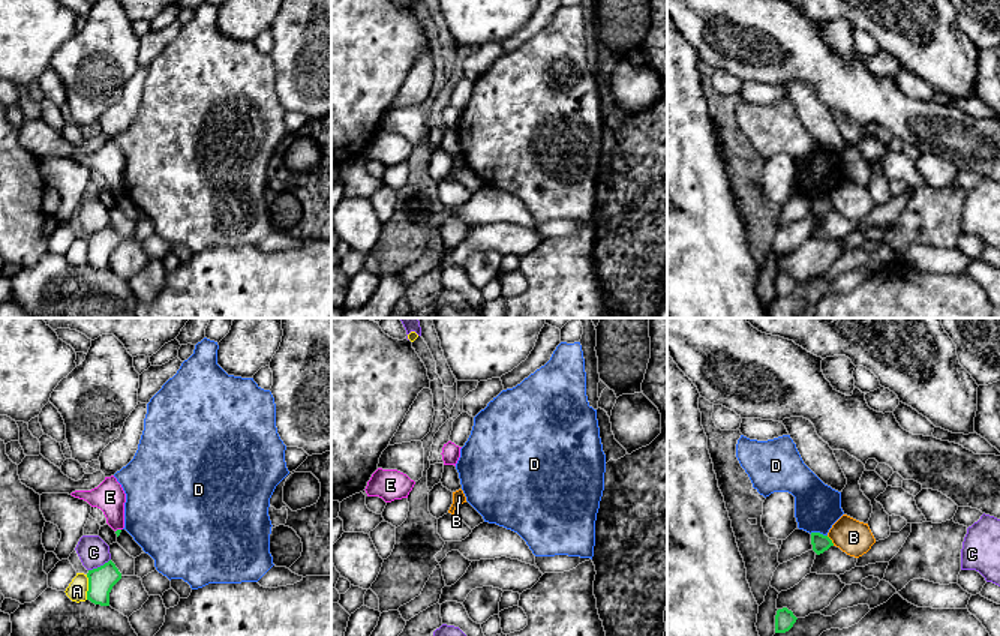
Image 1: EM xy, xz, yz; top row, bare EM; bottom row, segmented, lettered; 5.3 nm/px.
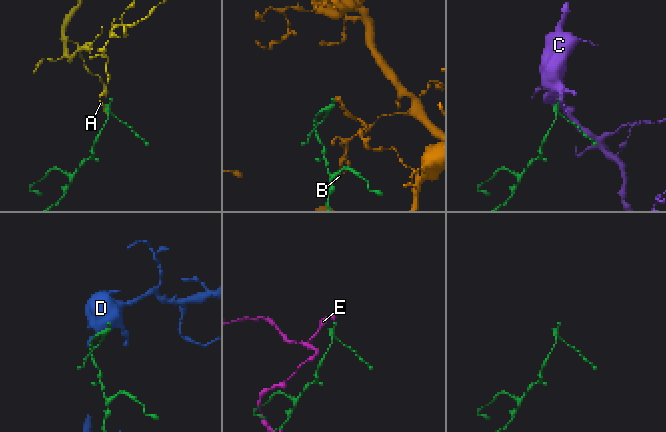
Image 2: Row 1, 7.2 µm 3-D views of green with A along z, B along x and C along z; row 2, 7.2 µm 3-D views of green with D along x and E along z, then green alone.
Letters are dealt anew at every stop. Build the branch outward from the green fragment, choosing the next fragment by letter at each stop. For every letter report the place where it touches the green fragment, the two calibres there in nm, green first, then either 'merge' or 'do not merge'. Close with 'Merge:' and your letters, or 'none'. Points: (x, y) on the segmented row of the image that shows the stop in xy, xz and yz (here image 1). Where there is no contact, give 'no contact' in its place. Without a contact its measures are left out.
A: meets green in xy at (89, 587); 140 nm thick on the green side, 110 nm on the other; do not merge
B: meets green in yz at (831, 540); 90 nm thick on the green side, 190 nm on the other; do not merge
C: meets green in xy at (101, 566); 140 nm thick on the green side, 160 nm on the other; do not merge
D: meets green in yz at (819, 533); 90 nm thick on the green side, 240 nm on the other; do not merge
E: meets green in xy at (117, 530); 20 nm thick on the green side, 160 nm on the other; do not merge
Merge: none

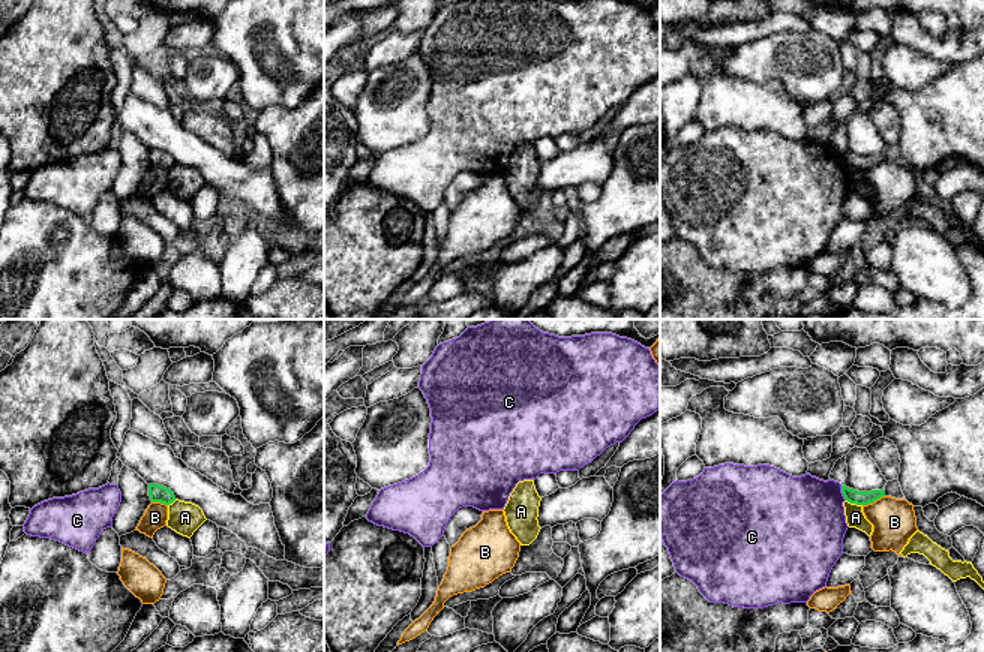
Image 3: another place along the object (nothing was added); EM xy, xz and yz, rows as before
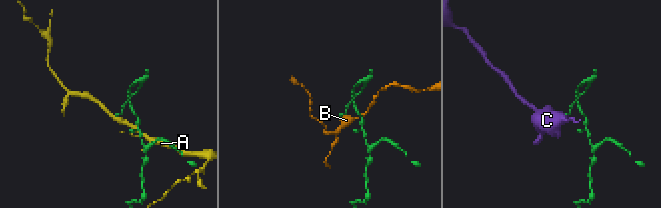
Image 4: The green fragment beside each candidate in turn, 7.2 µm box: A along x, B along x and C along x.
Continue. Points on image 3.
A: meets green in yz at (854, 502); 80 nm thick on the green side, 100 nm on the other; do not merge
B: meets green in yz at (873, 501); 80 nm thick on the green side, 240 nm on the other; do not merge
C: meets green in yz at (842, 492); 80 nm thick on the green side, 440 nm on the other; do not merge
Merge: none

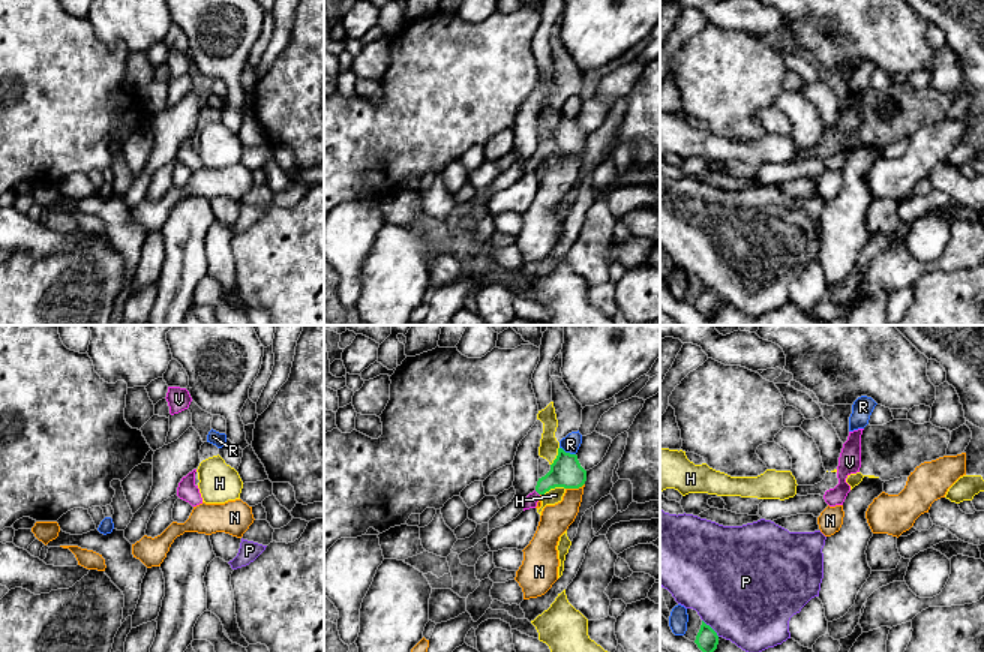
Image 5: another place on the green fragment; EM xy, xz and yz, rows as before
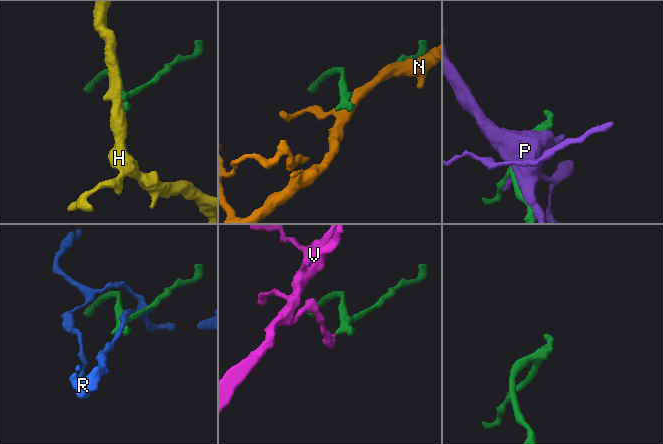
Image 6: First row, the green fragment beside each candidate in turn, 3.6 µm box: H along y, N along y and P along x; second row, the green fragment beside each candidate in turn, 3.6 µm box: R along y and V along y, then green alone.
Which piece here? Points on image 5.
H: meets green in xz at (552, 487); 170 nm thick on the green side, 80 nm on the other; do not merge
N: meets green in xz at (575, 487); 170 nm thick on the green side, 160 nm on the other; do not merge
P: meets green in yz at (711, 628); 120 nm thick on the green side, 500 nm on the other; do not merge
R: meets green in xz at (567, 453); 170 nm thick on the green side, 100 nm on the other; do not merge
V: meets green in xz at (537, 492); 170 nm thick on the green side, 70 nm on the other; merge
Merge: V

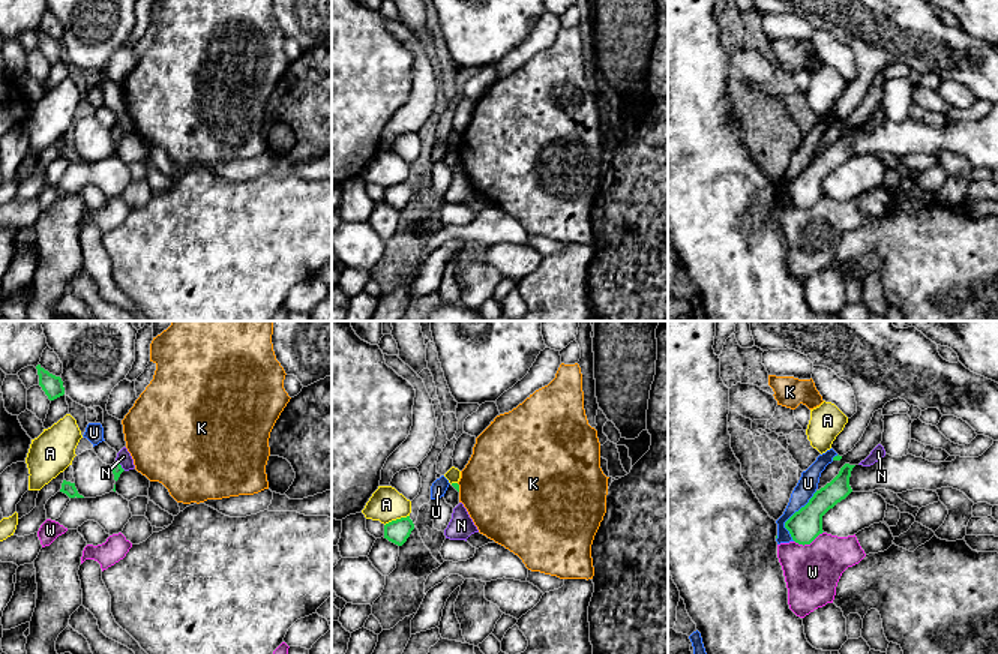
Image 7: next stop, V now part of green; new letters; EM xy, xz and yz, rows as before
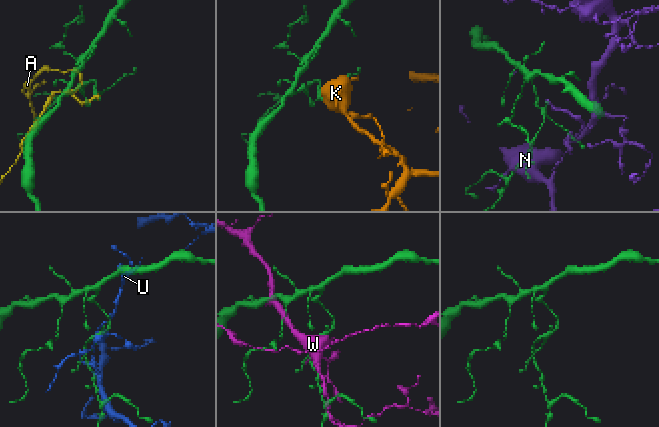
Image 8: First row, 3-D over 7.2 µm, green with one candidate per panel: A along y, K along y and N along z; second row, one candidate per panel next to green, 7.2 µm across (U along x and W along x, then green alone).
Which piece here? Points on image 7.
A: meets green in xz at (396, 519); 130 nm thick on the green side, 190 nm on the other; do not merge
K: meets green in xz at (458, 488); 30 nm thick on the green side, 480 nm on the other; do not merge
N: meets green in xy at (120, 465); 60 nm thick on the green side, 80 nm on the other; do not merge
U: meets green in yz at (793, 515); 180 nm thick on the green side, 110 nm on the other; do not merge
W: meets green in yz at (808, 543); 180 nm thick on the green side, 300 nm on the other; do not merge
Merge: none

